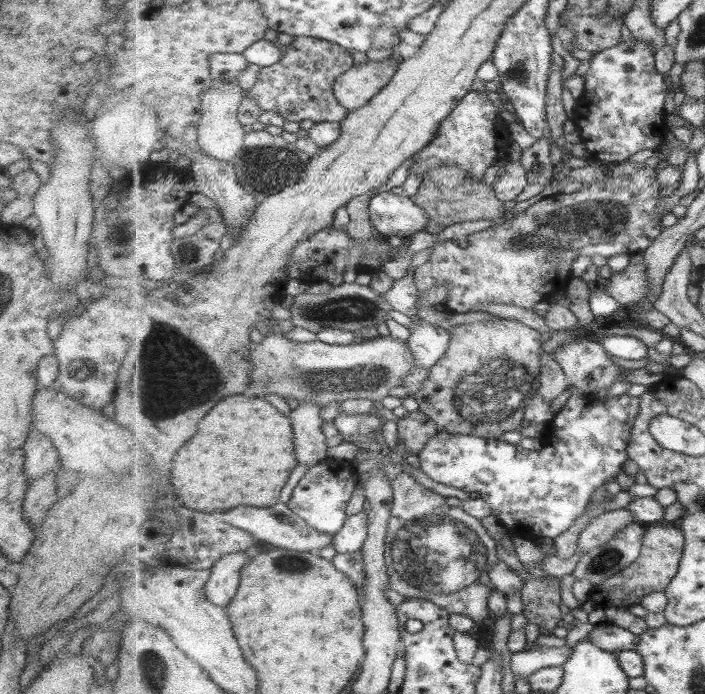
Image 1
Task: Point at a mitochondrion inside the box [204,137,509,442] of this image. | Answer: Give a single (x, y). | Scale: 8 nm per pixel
(366, 377)

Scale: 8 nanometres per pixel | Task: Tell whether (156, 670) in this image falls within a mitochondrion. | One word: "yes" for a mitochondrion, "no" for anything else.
yes

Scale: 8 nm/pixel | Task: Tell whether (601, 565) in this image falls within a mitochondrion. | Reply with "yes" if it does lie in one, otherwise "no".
yes

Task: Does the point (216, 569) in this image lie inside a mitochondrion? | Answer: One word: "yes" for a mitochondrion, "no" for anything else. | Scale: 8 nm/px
no

